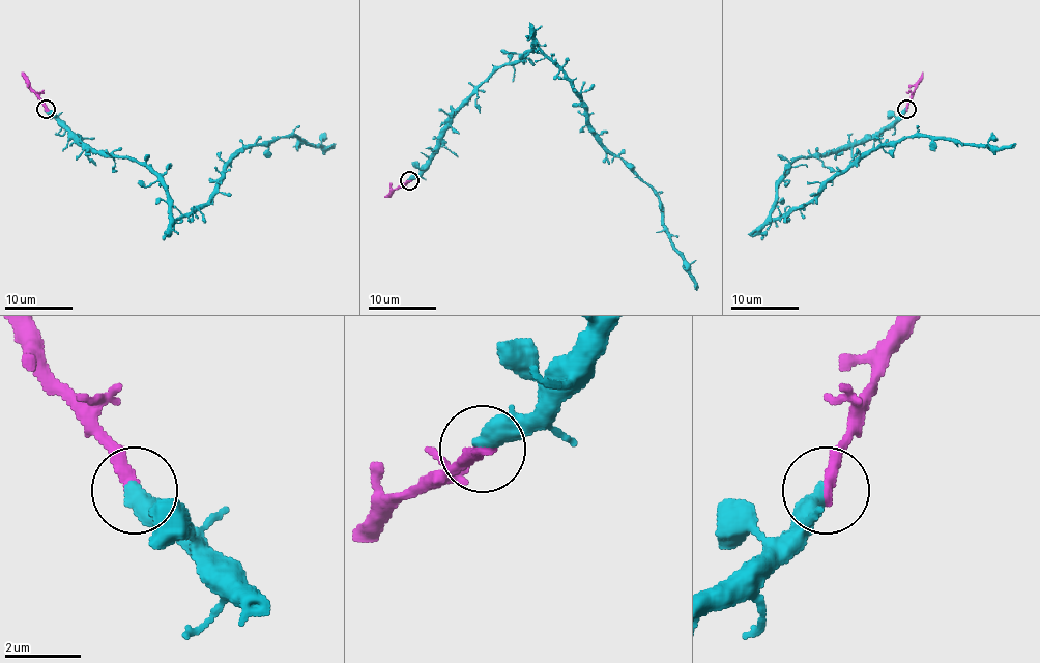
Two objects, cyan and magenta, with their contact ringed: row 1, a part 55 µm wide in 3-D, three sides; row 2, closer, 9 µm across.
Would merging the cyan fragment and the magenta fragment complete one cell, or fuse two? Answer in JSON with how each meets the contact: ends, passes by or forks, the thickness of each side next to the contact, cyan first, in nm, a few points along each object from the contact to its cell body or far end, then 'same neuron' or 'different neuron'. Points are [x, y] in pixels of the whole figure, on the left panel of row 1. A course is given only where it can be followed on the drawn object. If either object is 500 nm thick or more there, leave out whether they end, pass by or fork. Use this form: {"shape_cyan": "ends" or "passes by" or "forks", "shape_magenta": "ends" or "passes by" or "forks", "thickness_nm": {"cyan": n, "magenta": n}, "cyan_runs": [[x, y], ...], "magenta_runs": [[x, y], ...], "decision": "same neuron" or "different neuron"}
{"thickness_nm": {"cyan": 500, "magenta": 360}, "cyan_runs": [[47, 109], [81, 143], [150, 170], [183, 214], [207, 202], [250, 146], [295, 136], [333, 143]], "magenta_runs": [[47, 109], [21, 71]], "decision": "same neuron"}

